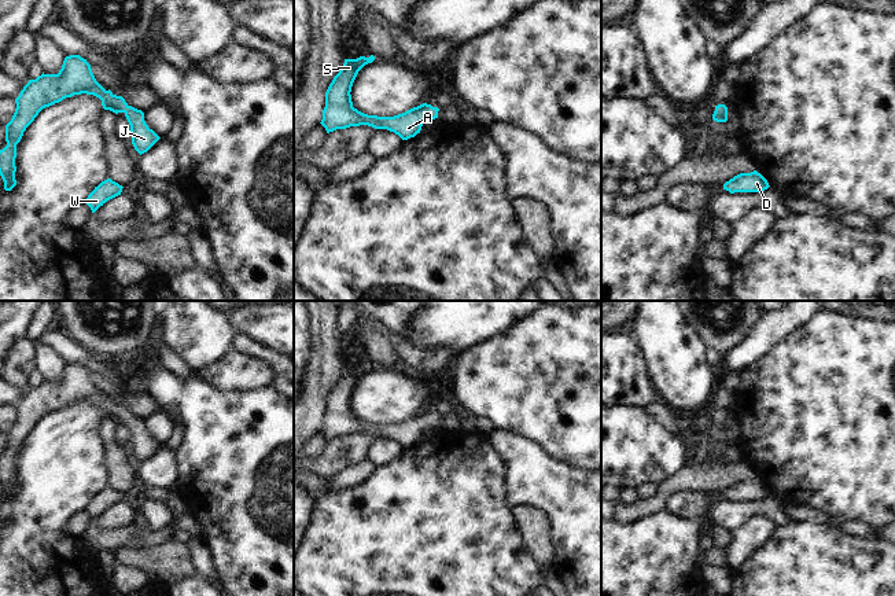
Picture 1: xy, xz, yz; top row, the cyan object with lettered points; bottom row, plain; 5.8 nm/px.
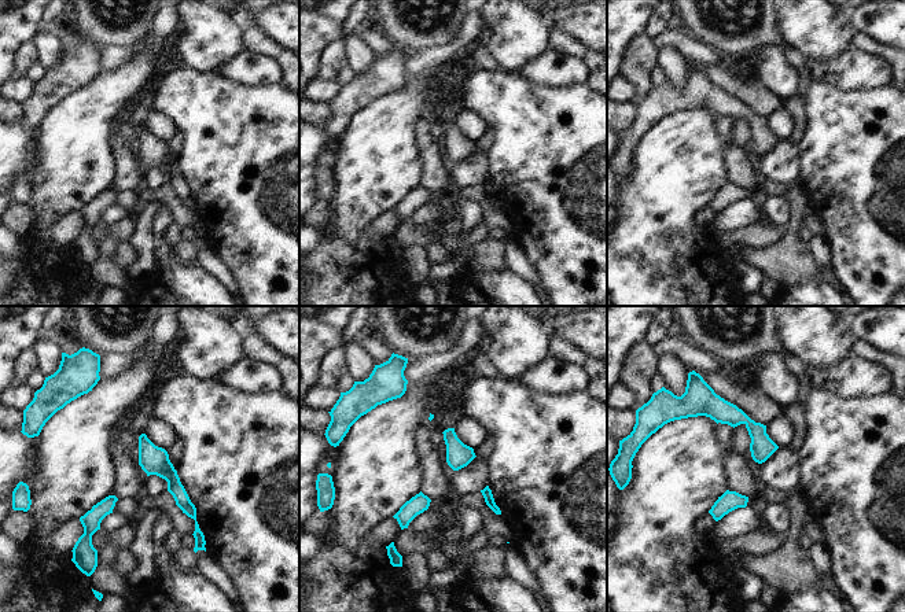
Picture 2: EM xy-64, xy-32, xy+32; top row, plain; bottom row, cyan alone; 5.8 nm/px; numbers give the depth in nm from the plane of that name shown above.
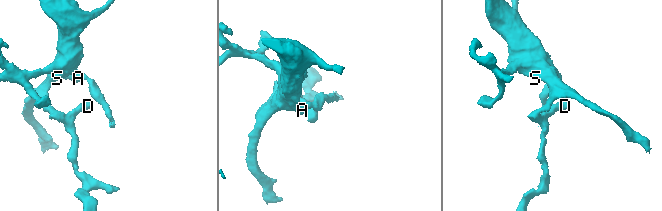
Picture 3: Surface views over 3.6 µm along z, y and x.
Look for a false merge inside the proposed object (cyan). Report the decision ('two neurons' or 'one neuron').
one neuron

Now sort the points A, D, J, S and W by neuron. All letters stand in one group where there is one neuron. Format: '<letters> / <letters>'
A D J S W

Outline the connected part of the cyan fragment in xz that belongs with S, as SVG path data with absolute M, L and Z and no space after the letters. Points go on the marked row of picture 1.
M373 55L369 58L345 59L342 69L334 77L325 92L325 107L320 124L325 128L327 133L336 129L368 125L375 129L394 132L402 140L415 137L420 133L426 121L438 118L438 107L423 103L394 117L368 115L353 107L350 95L353 82L358 71L373 60Z

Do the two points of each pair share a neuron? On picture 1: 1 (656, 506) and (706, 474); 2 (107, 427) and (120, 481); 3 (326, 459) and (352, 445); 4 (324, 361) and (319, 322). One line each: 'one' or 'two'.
1: one
2: one
3: one
4: one

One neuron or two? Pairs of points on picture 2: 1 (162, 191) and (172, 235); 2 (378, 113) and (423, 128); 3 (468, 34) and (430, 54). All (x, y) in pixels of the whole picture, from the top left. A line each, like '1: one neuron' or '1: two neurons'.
1: one neuron
2: two neurons
3: one neuron

